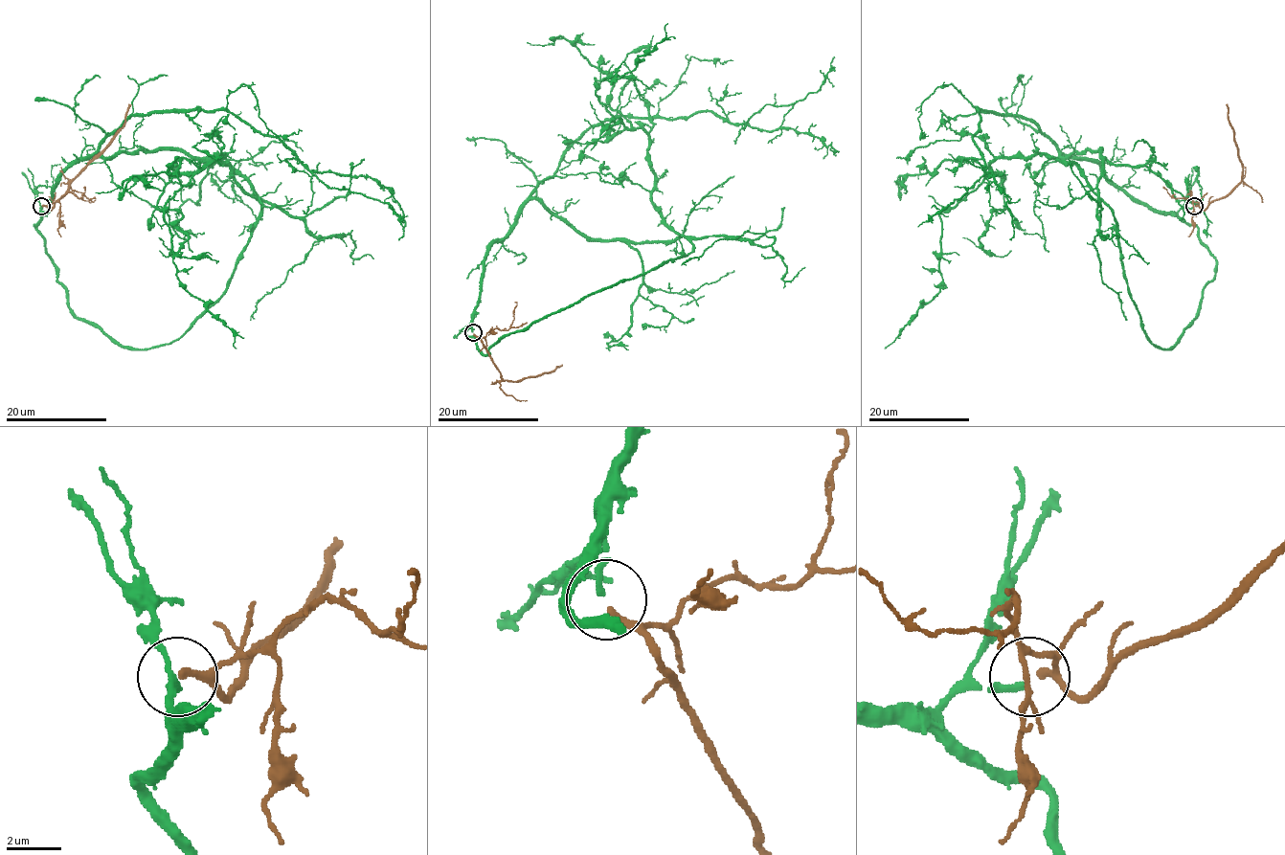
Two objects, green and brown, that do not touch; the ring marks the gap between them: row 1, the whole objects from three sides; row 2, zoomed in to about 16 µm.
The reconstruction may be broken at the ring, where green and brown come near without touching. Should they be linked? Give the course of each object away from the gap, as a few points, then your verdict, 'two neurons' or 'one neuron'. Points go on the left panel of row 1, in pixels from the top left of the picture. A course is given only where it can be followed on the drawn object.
green runs (41, 208), (76, 161), (123, 152), (214, 158), (253, 193), (224, 154), (164, 214), (178, 280), (236, 348); brown runs (41, 206), (51, 210), (72, 181), (123, 124), (131, 104); one neuron

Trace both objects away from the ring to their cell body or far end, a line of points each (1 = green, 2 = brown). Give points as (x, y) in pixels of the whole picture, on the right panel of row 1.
1: (1193, 208), (1061, 157), (1101, 149), (1097, 193), (1062, 160), (996, 157), (939, 214), (942, 288), (884, 348)
2: (1195, 206), (1205, 210), (1226, 196), (1241, 181), (1242, 162), (1226, 104)

